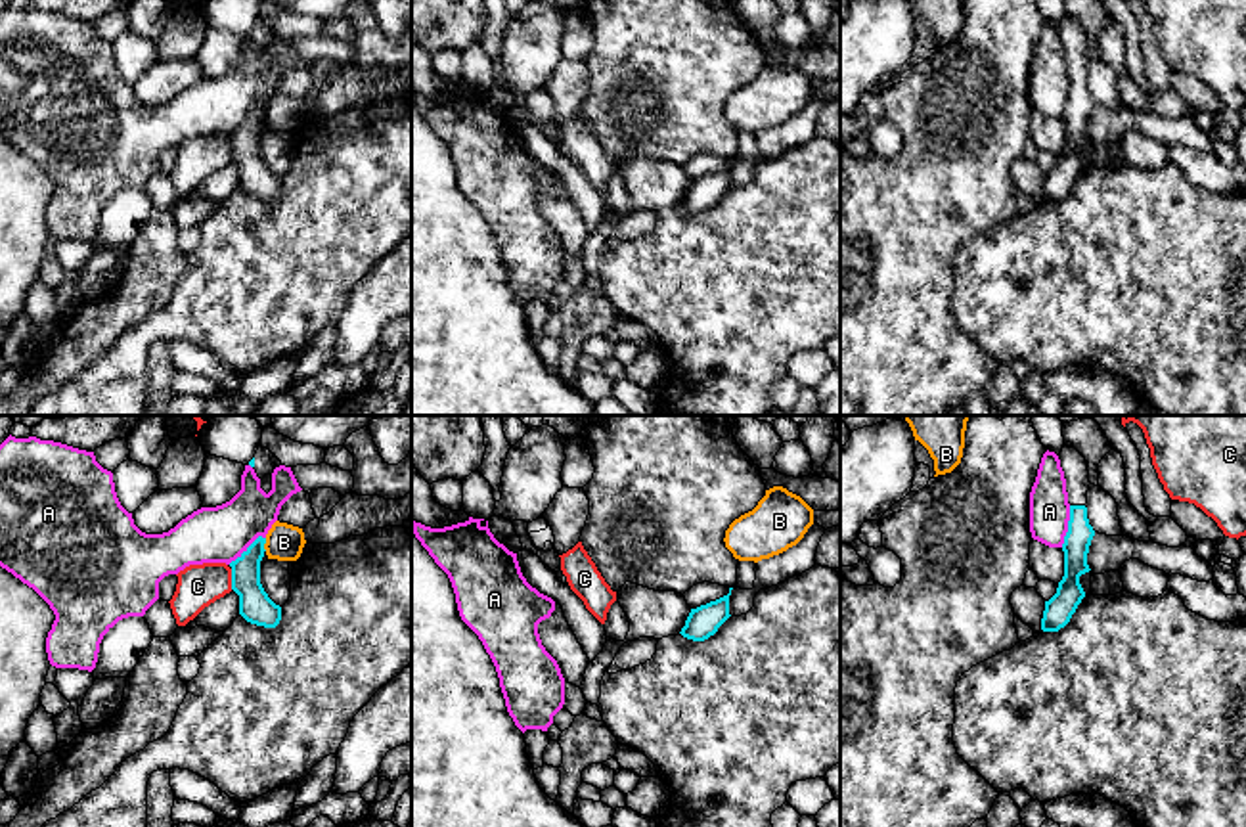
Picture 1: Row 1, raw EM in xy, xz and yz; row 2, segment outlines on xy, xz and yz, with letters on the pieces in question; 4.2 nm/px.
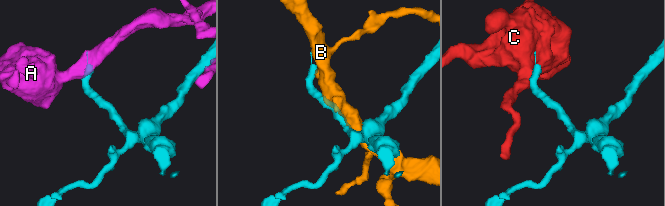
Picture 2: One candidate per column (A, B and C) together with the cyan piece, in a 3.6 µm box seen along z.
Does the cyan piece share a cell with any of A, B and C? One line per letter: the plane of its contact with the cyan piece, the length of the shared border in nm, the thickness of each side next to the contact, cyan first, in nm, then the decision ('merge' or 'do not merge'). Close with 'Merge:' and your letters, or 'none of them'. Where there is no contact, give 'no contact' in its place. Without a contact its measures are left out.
A: contact in yz; length 180 nm; calibres 110 and 180 nm; do not merge
B: contact in xy; length 60 nm; calibres 130 and 160 nm; do not merge
C: contact in xy; length 90 nm; calibres 140 and 180 nm; do not merge
Merge: none of them

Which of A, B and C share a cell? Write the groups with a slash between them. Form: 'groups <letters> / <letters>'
groups A / B / C

